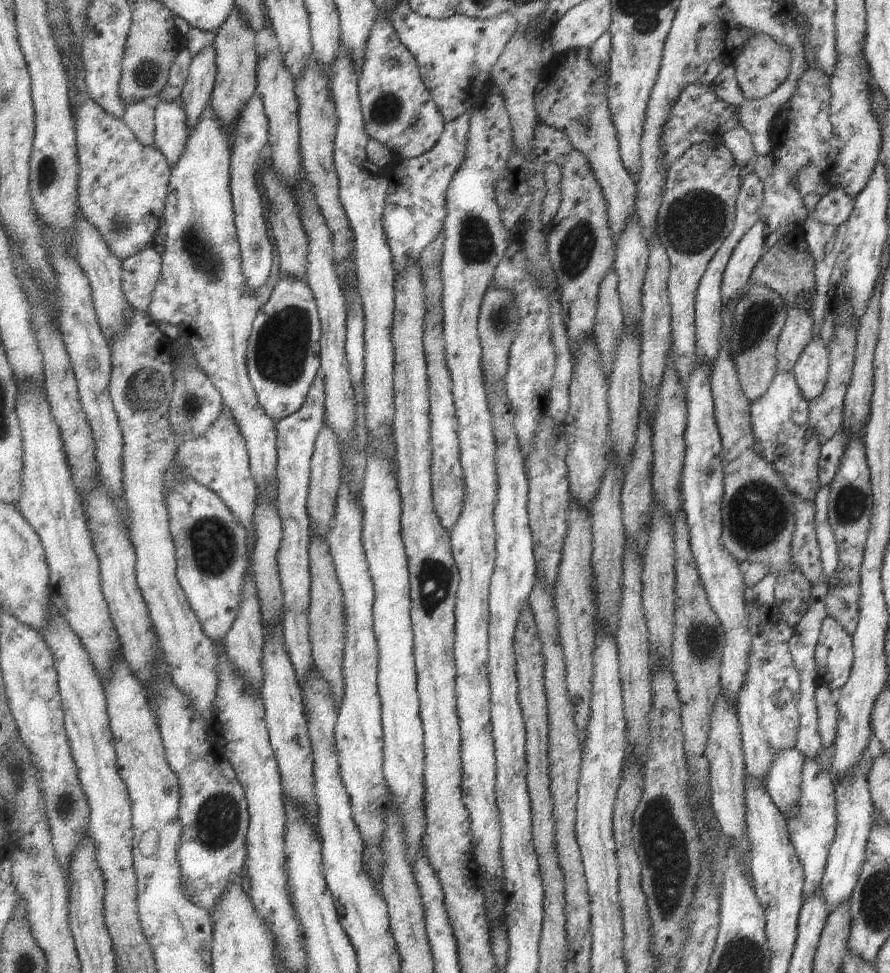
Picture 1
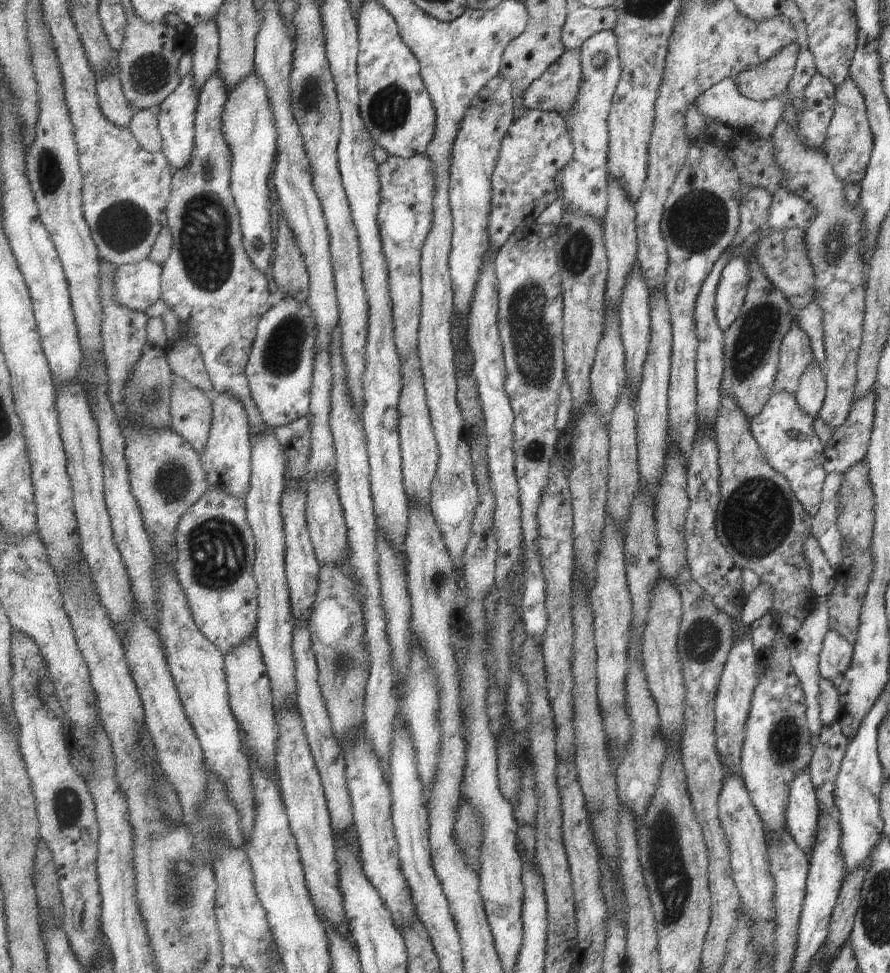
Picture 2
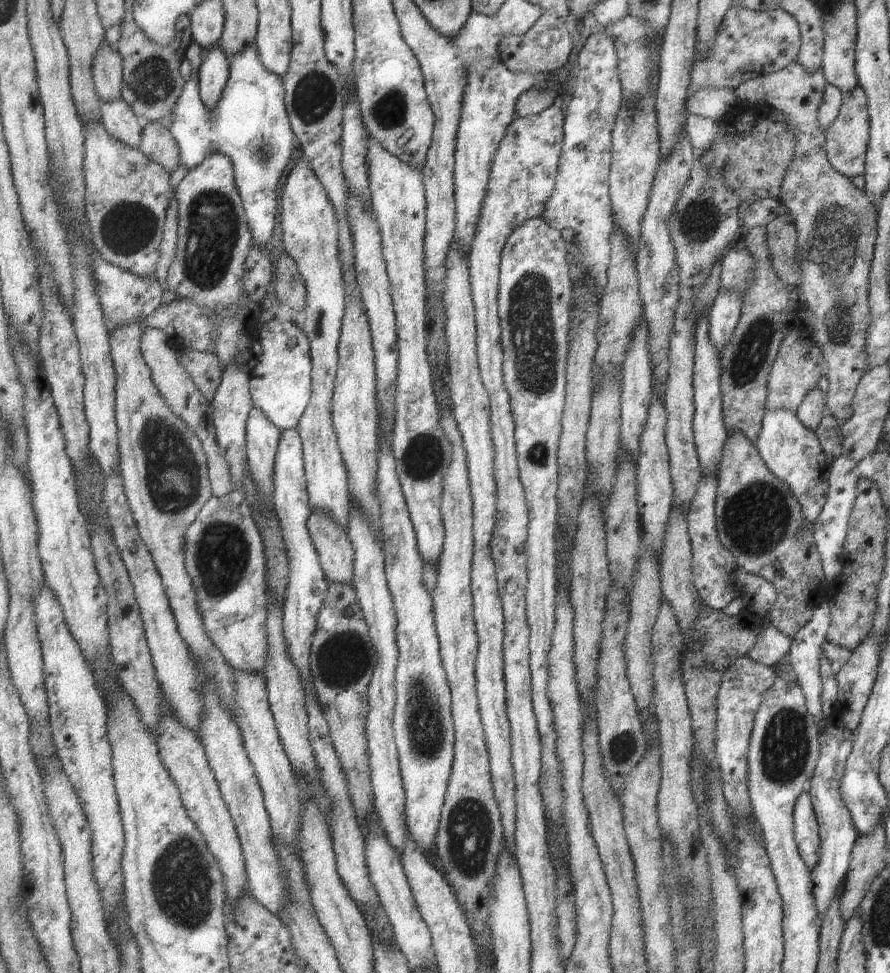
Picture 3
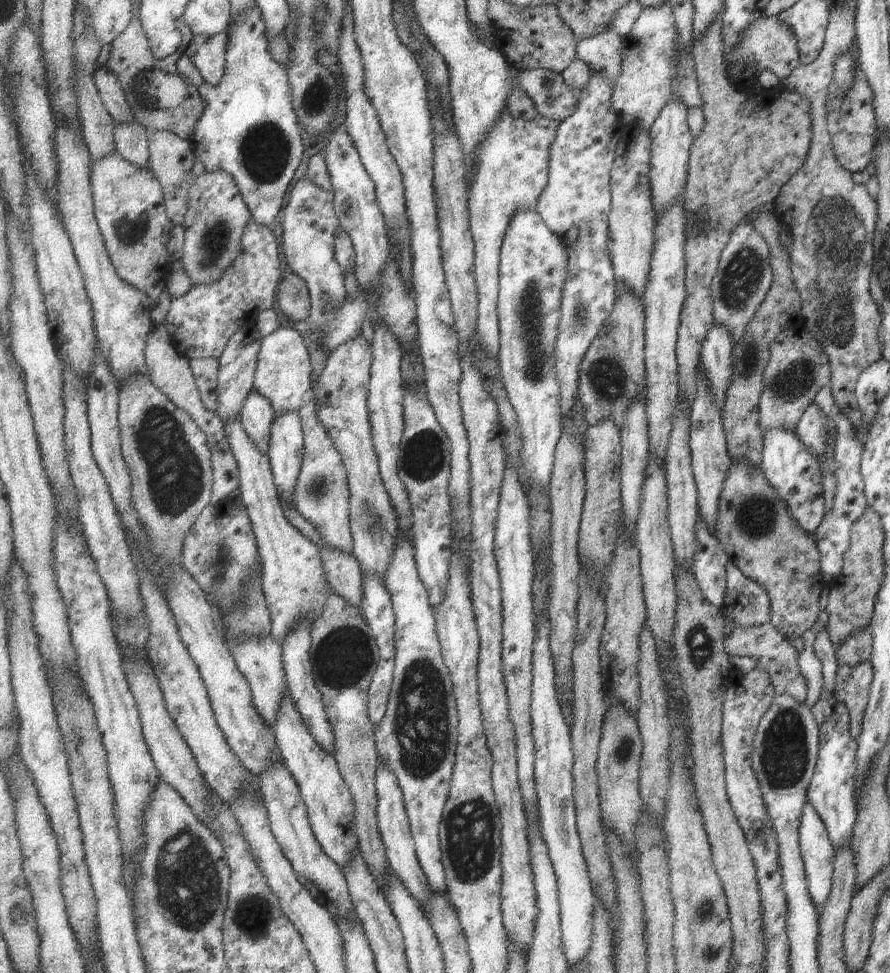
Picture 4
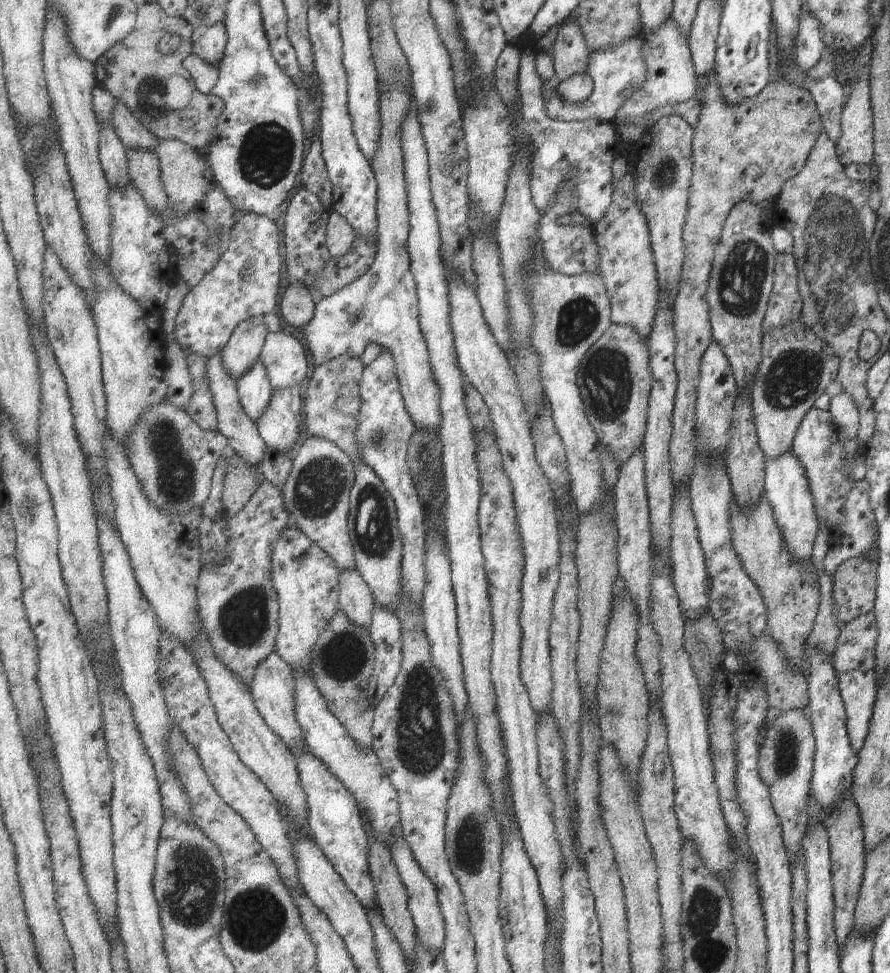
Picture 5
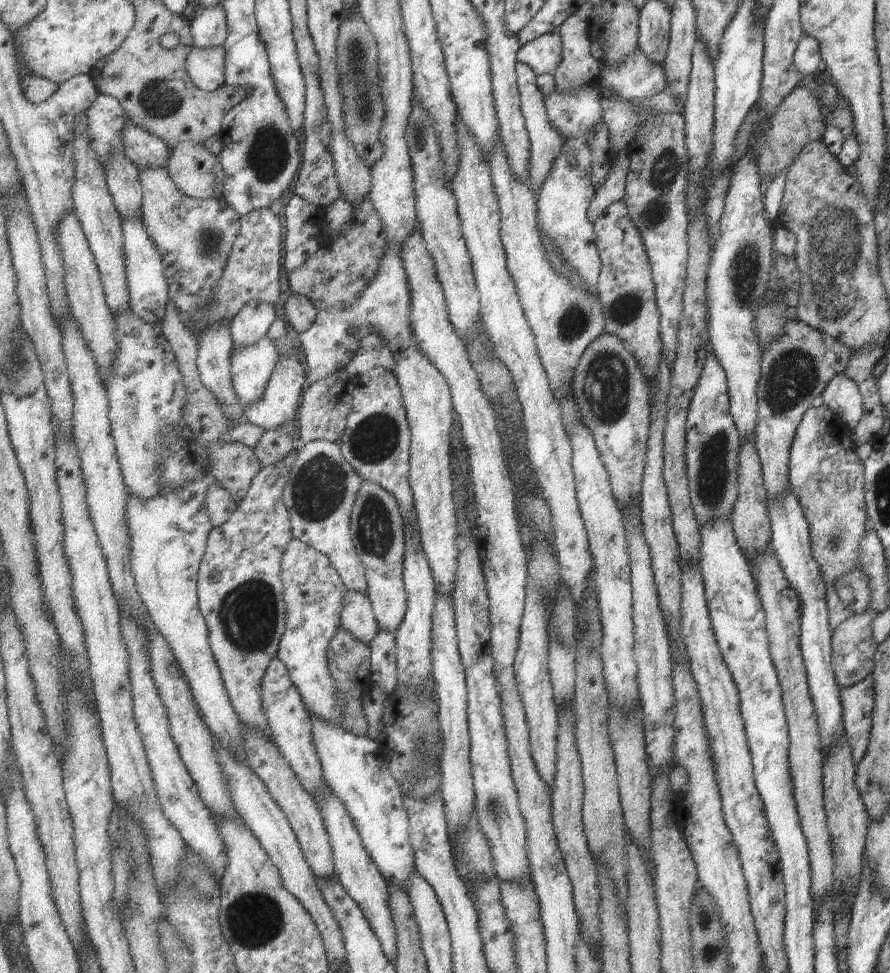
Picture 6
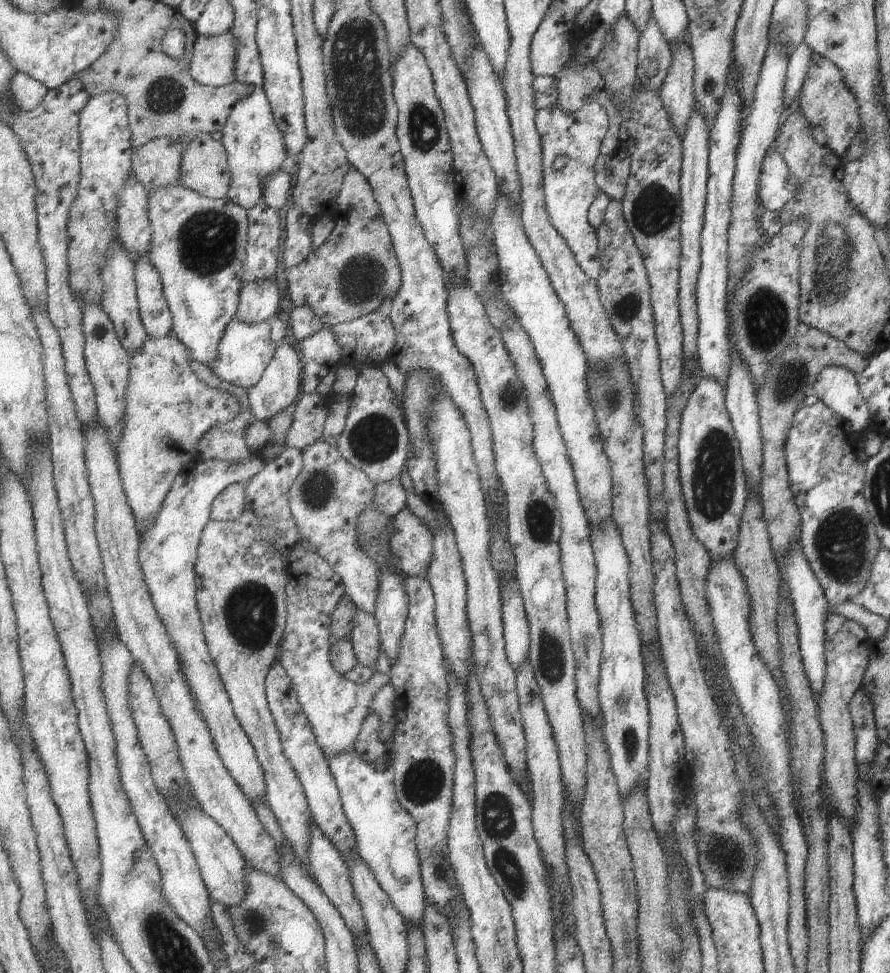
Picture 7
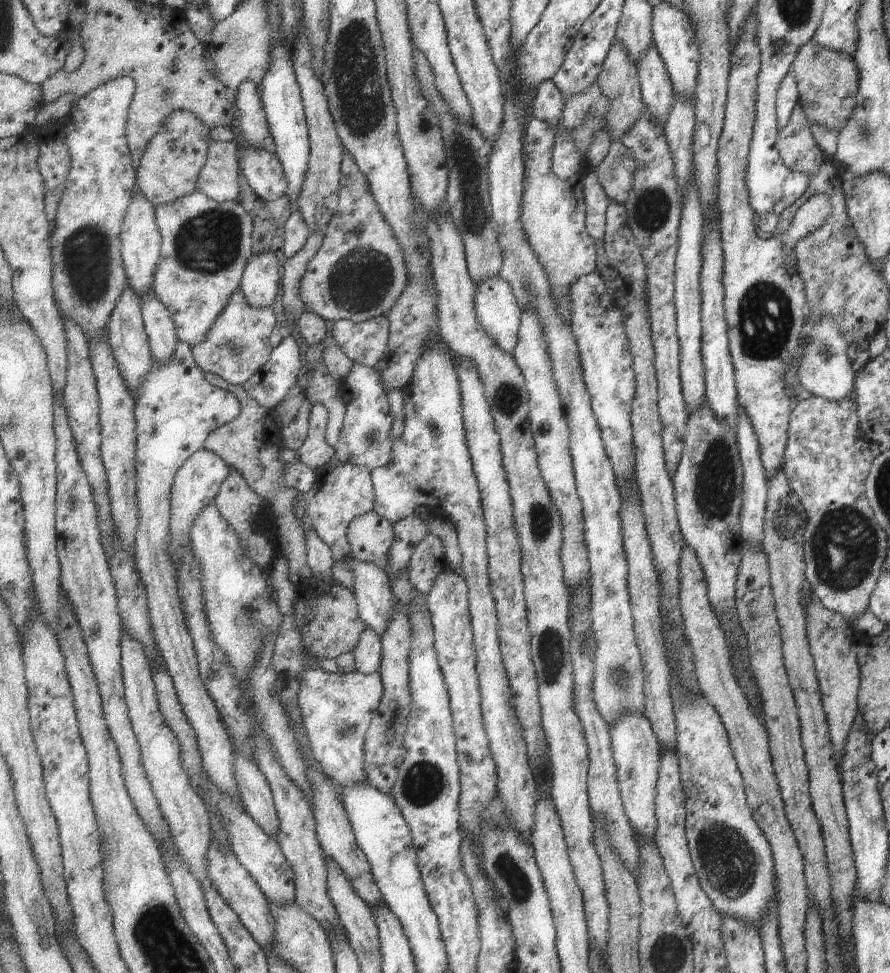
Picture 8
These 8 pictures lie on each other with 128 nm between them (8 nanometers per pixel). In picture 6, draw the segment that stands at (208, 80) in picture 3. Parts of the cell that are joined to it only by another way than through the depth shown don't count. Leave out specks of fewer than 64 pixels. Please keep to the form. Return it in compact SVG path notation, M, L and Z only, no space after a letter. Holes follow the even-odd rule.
M222 5L203 9L191 21L195 46L213 48L224 46L228 39L228 16Z

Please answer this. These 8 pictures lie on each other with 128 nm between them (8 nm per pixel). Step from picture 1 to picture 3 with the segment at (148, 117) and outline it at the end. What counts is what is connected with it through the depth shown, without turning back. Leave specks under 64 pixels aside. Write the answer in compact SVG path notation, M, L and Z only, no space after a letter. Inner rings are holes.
M144 121L144 138L140 149L153 162L167 170L173 170L182 164L180 146L165 122L147 123Z

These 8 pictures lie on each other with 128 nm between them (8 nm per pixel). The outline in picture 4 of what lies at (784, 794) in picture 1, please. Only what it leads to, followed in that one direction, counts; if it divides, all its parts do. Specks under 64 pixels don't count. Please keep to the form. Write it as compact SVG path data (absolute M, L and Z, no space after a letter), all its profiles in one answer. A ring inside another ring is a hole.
M805 801L804 807L802 808L799 822L798 847L805 873L806 889L808 892L807 896L809 896L809 900L812 900L812 903L814 904L818 922L818 916L825 906L830 891L834 848L827 836L821 819L807 801Z

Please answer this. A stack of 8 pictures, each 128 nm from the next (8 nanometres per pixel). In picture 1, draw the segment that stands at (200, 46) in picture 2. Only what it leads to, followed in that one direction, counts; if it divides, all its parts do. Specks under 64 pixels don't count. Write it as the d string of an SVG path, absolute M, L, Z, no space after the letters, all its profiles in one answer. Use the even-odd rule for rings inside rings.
M210 44L192 58L188 83L182 92L190 132L212 100L218 69L216 58L214 44Z

